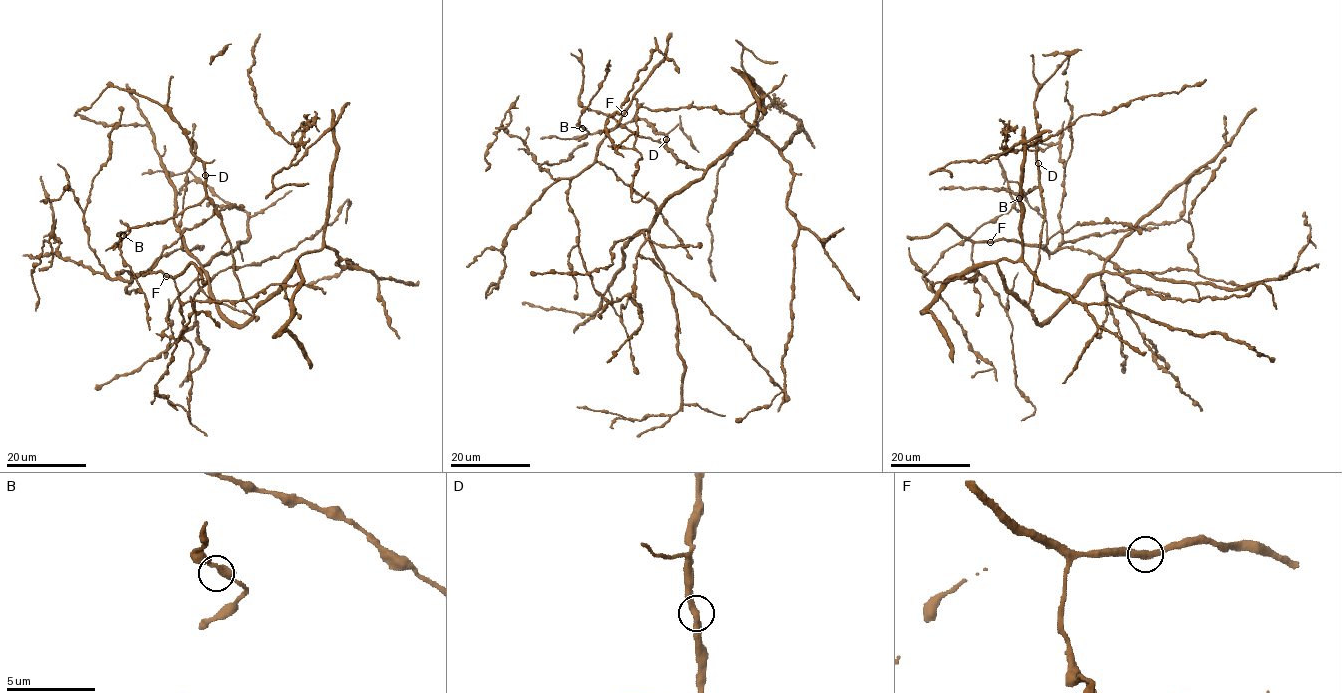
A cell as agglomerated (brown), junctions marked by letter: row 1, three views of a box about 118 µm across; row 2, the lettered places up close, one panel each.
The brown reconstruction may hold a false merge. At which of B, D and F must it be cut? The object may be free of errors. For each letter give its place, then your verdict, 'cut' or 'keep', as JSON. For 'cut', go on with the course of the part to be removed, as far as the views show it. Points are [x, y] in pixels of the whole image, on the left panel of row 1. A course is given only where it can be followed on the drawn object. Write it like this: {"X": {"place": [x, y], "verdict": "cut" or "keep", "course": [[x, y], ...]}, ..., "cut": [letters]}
{"B": {"place": [123, 235], "verdict": "keep"}, "D": {"place": [205, 175], "verdict": "keep"}, "F": {"place": [166, 276], "verdict": "keep"}, "cut": []}

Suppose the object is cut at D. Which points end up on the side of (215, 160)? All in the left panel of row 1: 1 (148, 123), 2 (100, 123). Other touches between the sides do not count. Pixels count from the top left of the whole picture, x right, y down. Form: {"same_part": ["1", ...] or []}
{"same_part": []}

